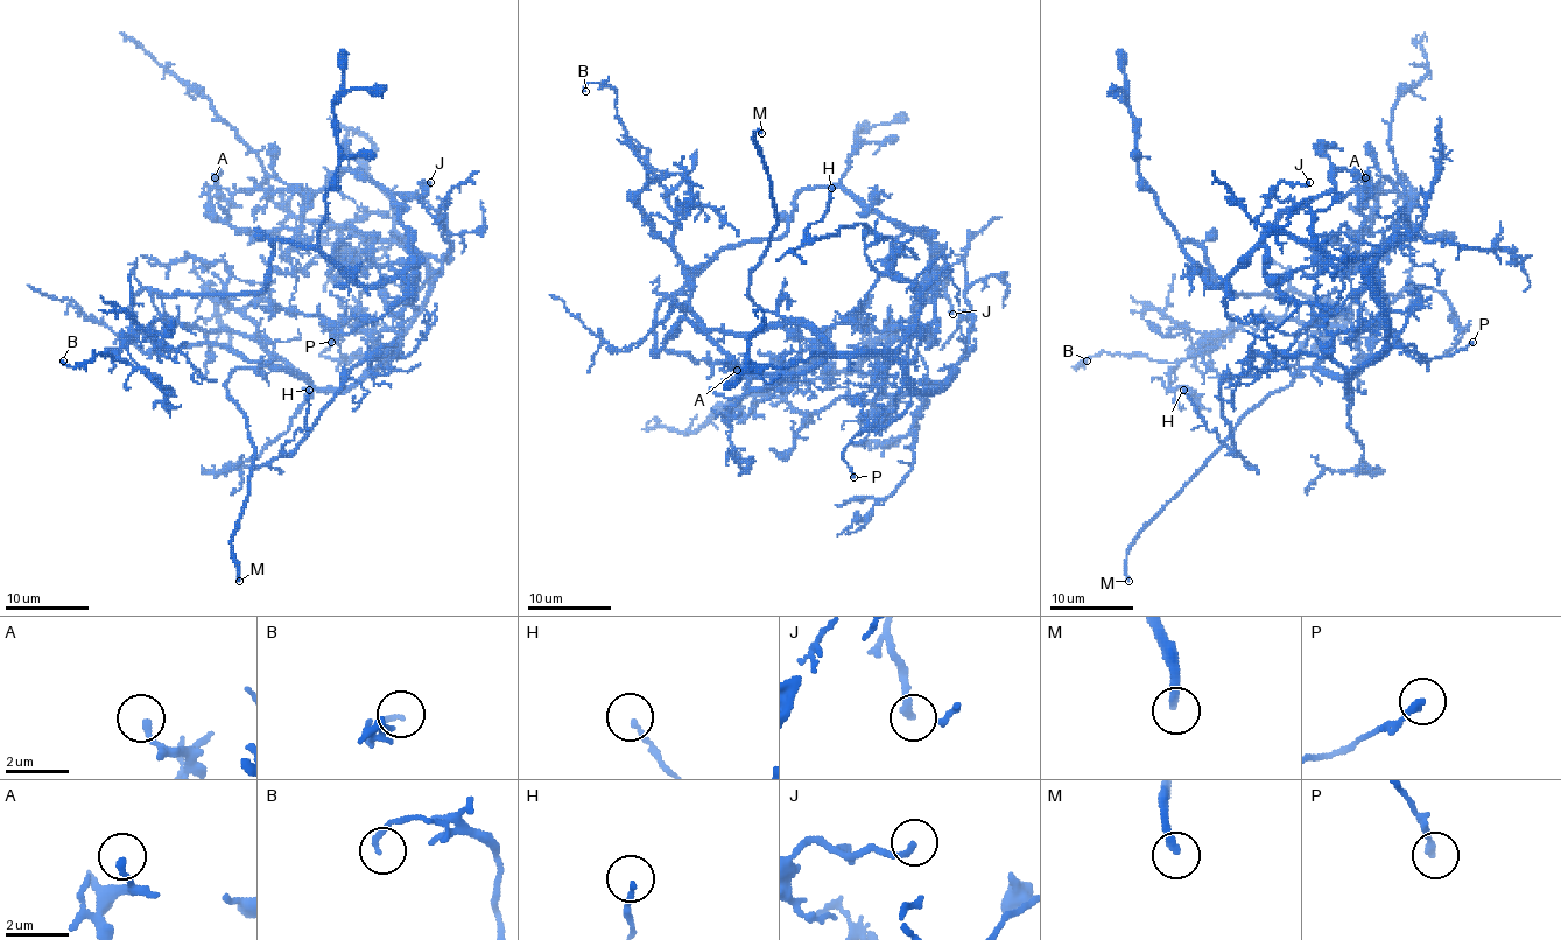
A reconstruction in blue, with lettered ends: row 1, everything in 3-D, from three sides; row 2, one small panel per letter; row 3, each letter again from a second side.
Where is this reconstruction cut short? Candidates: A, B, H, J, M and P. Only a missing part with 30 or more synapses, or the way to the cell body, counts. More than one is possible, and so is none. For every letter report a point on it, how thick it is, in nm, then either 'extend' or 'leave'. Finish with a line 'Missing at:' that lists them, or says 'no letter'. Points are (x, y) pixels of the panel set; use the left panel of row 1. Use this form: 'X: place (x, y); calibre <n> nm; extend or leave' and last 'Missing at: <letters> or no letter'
A: place (215, 177); calibre 200 nm; leave
B: place (63, 360); calibre 150 nm; leave
H: place (309, 390); calibre 140 nm; leave
J: place (430, 182); calibre 200 nm; leave
M: place (239, 581); calibre 240 nm; extend
P: place (331, 342); calibre 220 nm; leave
Missing at: M

